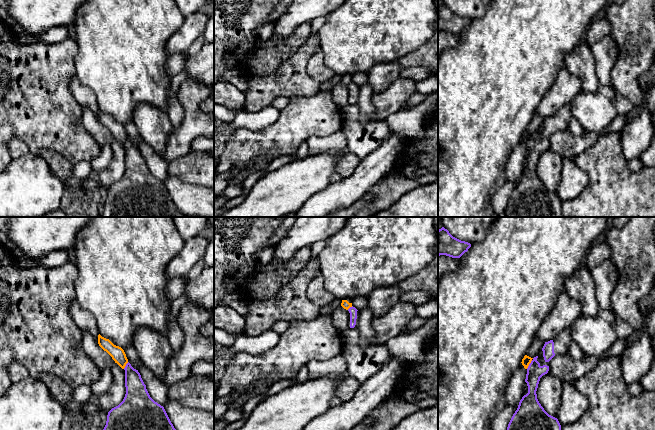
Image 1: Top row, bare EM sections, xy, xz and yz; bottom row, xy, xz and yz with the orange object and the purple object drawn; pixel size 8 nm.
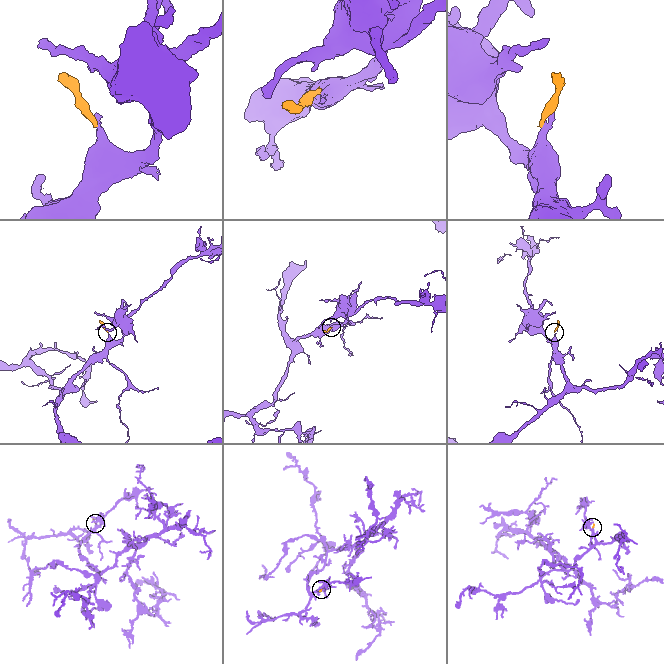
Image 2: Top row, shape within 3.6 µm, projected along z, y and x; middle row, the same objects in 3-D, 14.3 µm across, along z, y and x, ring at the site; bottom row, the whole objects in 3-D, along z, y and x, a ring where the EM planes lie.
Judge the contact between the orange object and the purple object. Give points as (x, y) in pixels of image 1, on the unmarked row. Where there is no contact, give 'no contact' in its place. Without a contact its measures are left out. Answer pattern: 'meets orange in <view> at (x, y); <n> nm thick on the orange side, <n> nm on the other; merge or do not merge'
meets orange in yz at (529, 139); 70 nm thick on the orange side, 130 nm on the other; do not merge

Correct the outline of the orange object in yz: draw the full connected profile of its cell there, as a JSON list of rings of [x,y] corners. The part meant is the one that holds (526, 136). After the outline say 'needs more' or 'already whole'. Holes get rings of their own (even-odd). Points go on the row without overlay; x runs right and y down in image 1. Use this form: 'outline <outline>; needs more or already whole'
outline [[[525,131],[520,142],[512,151],[510,158],[506,164],[506,181],[515,181],[522,175],[527,144],[532,135],[533,134]]]; needs more

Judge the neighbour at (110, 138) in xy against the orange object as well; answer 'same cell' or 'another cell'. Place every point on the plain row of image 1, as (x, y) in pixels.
another cell

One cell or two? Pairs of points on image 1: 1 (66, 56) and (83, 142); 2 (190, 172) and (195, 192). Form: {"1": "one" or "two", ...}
{"1": "one", "2": "two"}

